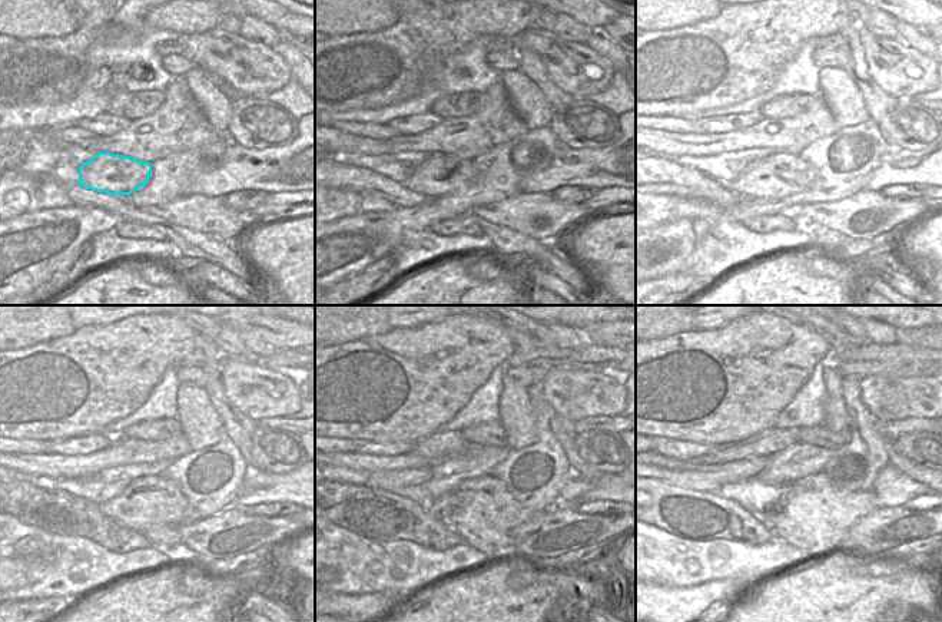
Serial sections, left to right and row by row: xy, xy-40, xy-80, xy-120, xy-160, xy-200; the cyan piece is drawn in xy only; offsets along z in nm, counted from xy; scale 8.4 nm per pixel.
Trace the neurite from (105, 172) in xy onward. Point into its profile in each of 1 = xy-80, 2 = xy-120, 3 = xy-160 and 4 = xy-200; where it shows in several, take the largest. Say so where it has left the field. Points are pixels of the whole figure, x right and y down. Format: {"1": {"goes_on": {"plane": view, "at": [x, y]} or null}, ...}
{"1": {"goes_on": {"plane": "xy-80", "at": [780, 174]}}, "2": {"goes_on": {"plane": "xy-120", "at": [152, 505]}}, "3": {"goes_on": {"plane": "xy-160", "at": [481, 510]}}, "4": {"goes_on": {"plane": "xy-200", "at": [811, 515]}}}

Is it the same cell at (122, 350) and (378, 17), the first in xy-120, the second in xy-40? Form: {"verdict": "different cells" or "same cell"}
{"verdict": "different cells"}

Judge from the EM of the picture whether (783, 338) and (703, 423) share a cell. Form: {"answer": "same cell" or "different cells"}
{"answer": "same cell"}

